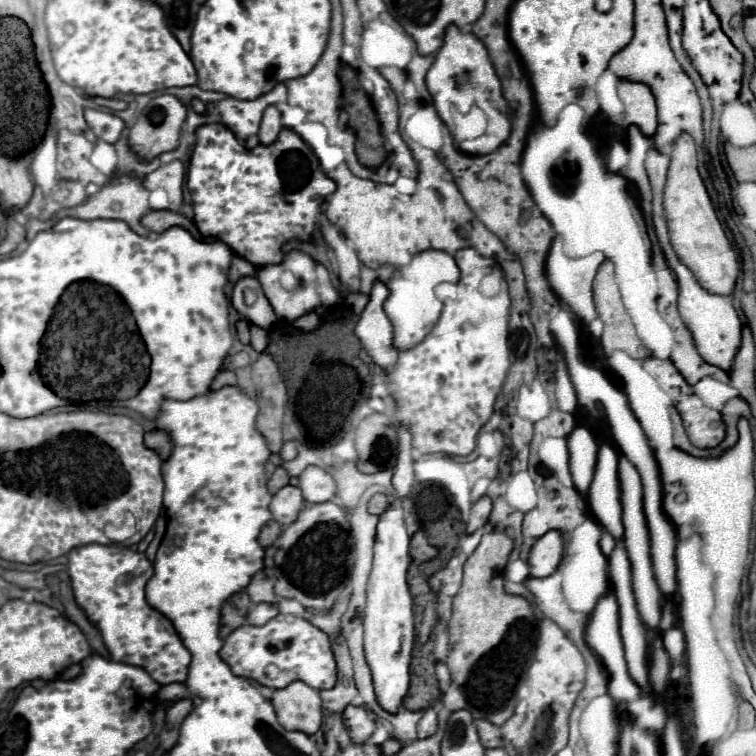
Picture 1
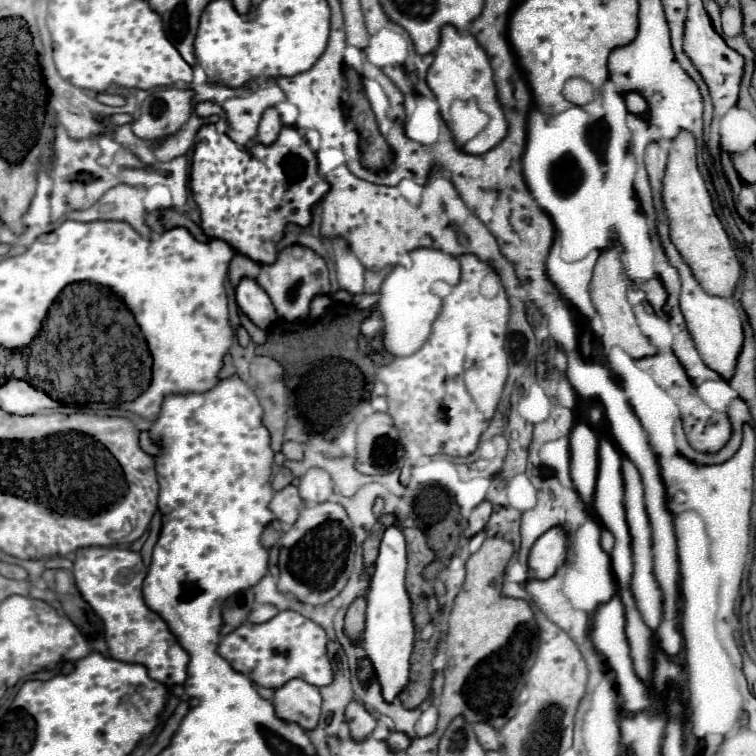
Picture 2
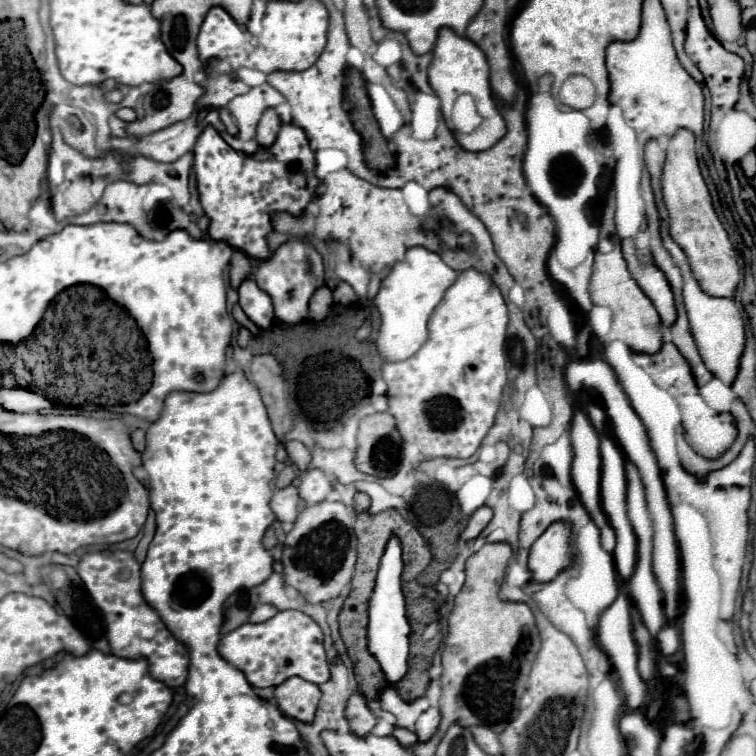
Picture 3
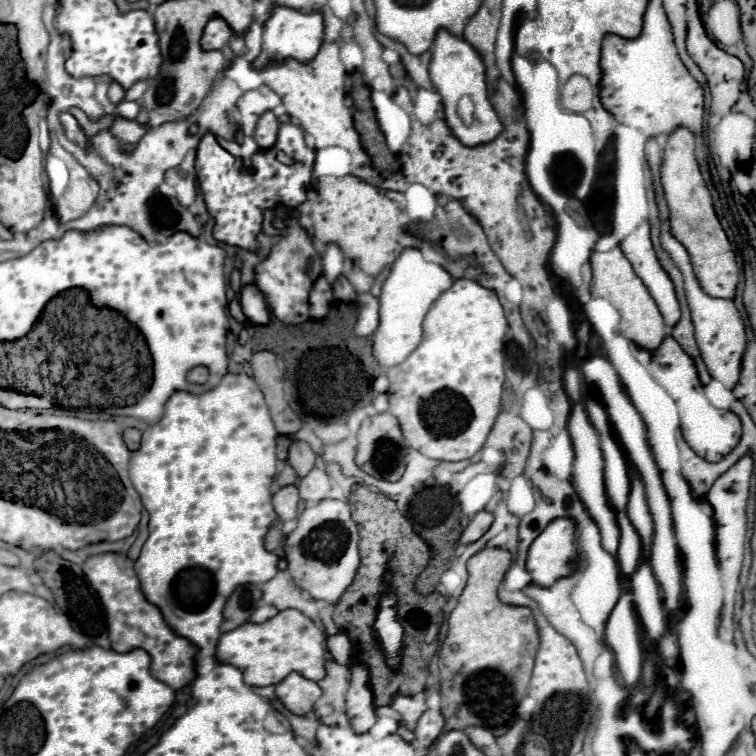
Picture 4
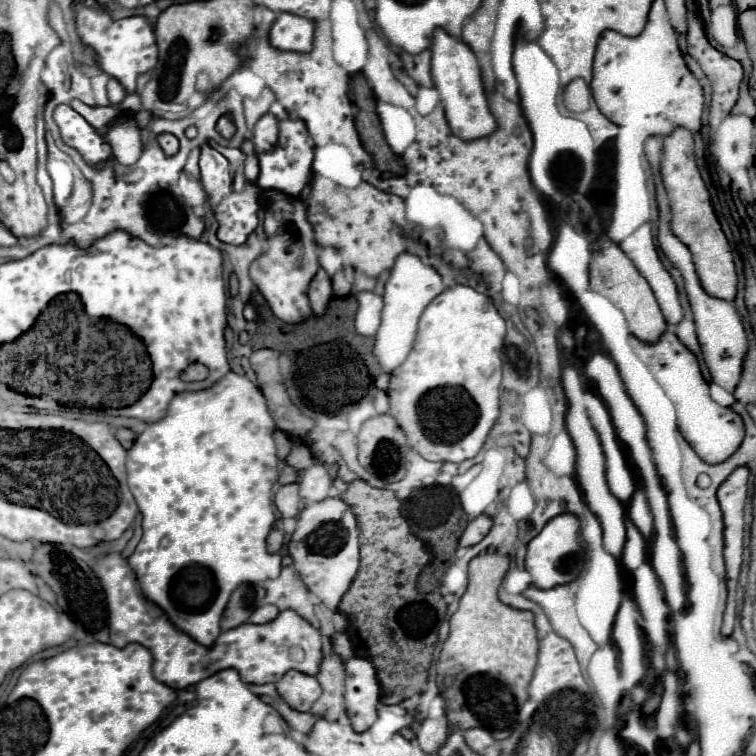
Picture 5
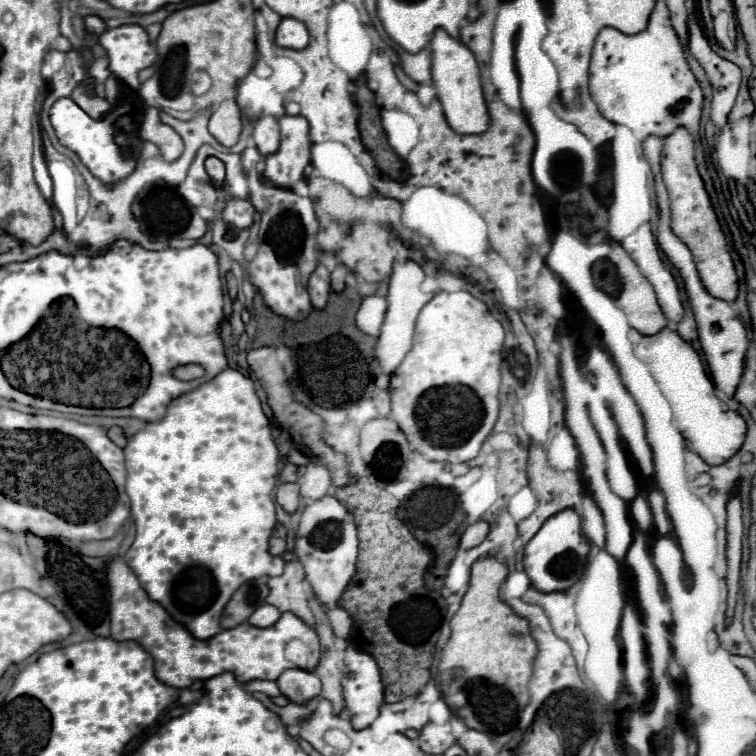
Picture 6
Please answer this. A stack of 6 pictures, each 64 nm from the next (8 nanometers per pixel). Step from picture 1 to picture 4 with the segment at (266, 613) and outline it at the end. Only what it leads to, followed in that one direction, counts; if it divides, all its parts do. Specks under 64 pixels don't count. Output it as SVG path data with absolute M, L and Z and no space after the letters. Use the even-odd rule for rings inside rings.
M262 604L262 606L258 606L258 608L252 612L250 622L266 622L266 620L270 620L270 618L276 616L276 614L278 614L278 608L276 608L276 606Z

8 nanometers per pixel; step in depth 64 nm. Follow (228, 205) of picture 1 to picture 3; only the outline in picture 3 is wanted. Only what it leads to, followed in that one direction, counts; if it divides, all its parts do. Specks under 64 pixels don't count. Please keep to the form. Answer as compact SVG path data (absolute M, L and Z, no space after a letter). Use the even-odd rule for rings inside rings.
M282 124L276 142L258 152L266 152L268 158L254 158L254 154L246 156L232 150L220 134L208 126L194 148L194 174L202 208L210 218L210 238L226 242L252 258L266 260L270 256L266 244L266 234L272 232L270 212L286 210L298 216L316 194L320 180L314 176L316 162L308 138L304 130L294 124Z

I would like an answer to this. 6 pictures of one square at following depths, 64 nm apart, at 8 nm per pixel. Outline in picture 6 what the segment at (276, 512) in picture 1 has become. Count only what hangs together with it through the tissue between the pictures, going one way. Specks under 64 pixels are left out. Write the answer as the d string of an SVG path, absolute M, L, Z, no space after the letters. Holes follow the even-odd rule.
M280 484L276 490L276 502L286 510L286 512L296 512L300 496L298 496L298 484Z

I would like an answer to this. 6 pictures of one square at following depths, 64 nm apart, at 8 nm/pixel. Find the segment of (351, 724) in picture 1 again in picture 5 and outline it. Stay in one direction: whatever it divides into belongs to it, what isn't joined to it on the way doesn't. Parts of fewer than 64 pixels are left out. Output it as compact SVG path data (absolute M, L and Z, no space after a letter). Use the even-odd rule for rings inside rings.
M352 656L346 660L346 710L356 732L368 730L376 720L380 684L376 668L368 658Z

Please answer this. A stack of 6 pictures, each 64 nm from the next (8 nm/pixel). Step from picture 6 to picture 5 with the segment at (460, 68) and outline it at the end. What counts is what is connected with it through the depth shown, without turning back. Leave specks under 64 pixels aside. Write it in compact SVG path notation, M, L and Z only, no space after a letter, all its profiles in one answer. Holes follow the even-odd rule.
M442 28L434 32L432 38L432 80L434 88L440 94L448 126L454 128L454 134L462 140L476 140L482 136L488 136L496 130L496 120L488 110L482 78L480 78L480 66L474 56L474 52L464 44L460 38L450 36Z

